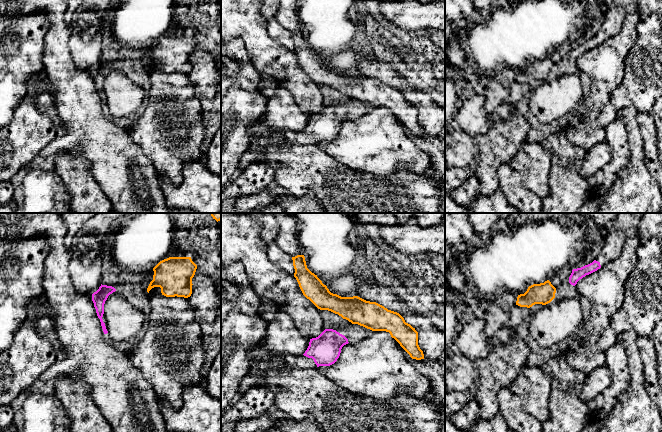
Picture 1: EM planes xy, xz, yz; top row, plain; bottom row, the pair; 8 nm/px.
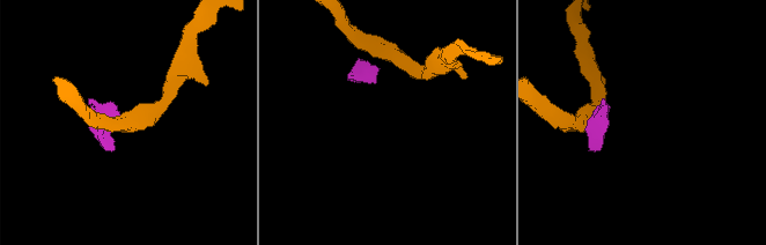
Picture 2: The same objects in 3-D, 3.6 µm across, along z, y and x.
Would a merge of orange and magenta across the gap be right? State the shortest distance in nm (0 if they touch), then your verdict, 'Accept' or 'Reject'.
Distance 120 nm. Reject

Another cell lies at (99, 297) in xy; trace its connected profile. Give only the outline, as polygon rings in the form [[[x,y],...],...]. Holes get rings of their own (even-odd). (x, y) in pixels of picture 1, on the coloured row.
[[[101,284],[99,289],[92,294],[92,301],[94,303],[97,316],[100,319],[104,334],[108,333],[105,323],[103,322],[103,319],[102,319],[103,314],[104,314],[104,304],[108,296],[115,291],[116,289],[114,287]]]

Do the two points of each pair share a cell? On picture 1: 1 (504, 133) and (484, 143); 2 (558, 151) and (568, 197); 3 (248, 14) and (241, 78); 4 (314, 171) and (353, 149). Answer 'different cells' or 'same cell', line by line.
1: same cell
2: same cell
3: different cells
4: different cells

